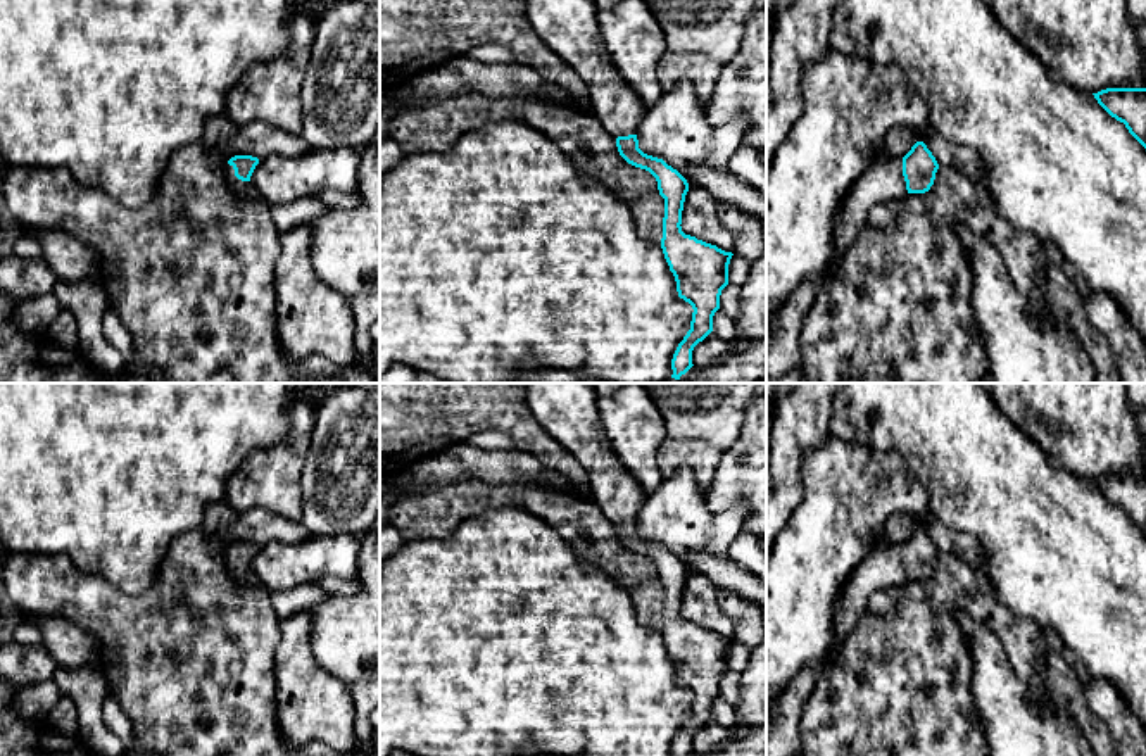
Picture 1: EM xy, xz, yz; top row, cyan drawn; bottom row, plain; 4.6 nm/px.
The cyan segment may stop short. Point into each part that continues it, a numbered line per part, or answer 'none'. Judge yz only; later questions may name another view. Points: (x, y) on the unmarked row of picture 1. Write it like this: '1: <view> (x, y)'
1: yz (882, 568)

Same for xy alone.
1: xy (244, 575)

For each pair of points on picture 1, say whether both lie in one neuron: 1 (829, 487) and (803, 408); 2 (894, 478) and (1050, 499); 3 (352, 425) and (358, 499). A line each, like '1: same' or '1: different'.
1: different
2: different
3: same

